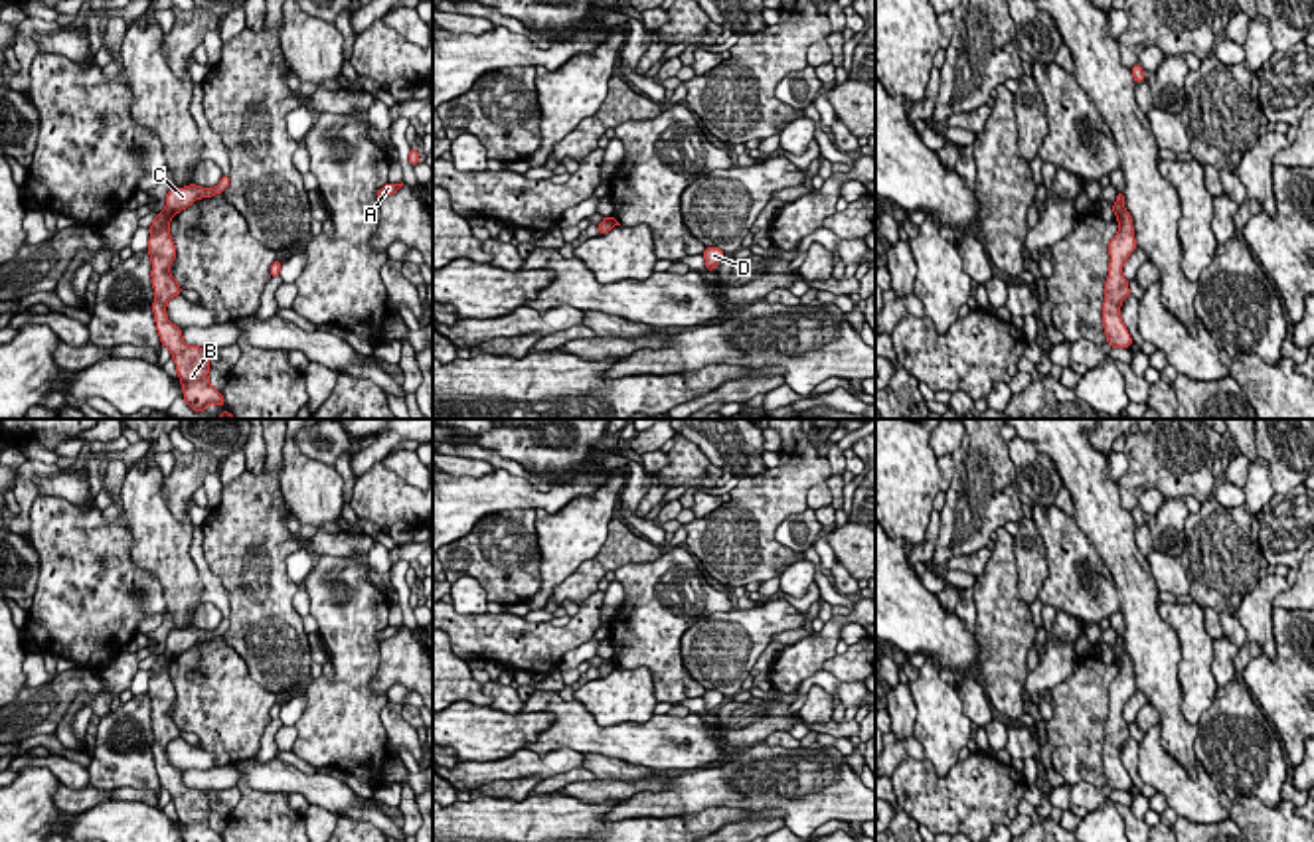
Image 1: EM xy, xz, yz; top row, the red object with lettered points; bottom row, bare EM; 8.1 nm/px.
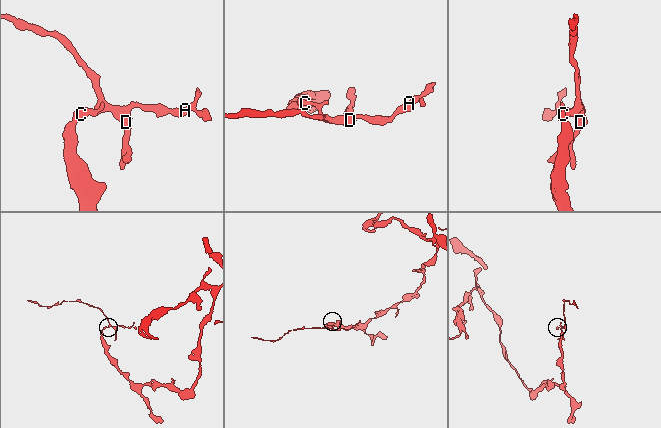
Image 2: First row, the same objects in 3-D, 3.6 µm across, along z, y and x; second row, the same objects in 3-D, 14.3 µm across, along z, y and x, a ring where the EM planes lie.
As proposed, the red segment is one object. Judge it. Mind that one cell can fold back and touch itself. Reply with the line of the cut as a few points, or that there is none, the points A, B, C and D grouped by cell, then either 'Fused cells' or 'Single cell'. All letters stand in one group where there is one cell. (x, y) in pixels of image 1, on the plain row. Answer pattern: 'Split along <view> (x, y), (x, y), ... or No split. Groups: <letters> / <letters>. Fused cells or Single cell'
Split along xy (164, 653), (170, 659). Groups: A C D / B. Fused cells

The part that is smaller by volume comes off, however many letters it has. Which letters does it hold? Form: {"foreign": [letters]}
{"foreign": ["A", "C", "D"]}

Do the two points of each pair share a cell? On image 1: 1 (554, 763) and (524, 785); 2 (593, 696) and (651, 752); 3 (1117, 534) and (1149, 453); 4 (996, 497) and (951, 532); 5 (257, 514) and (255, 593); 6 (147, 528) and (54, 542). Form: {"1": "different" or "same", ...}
{"1": "different", "2": "different", "3": "different", "4": "same", "5": "same", "6": "different"}

